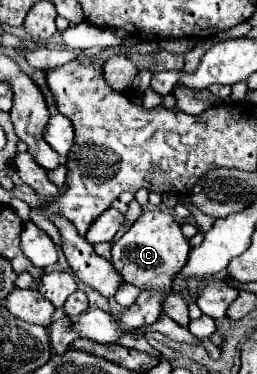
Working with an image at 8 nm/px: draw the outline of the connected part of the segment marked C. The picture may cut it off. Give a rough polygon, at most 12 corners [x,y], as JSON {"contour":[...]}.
{"contour":[[163,210],[141,214],[111,264],[141,290],[165,290],[163,310],[189,324],[171,278],[185,266],[187,238]]}

